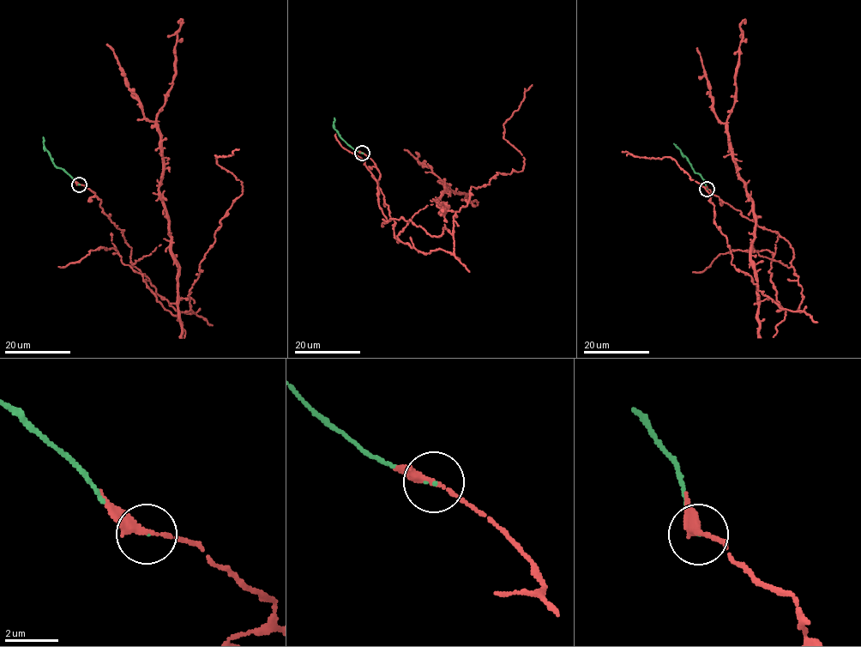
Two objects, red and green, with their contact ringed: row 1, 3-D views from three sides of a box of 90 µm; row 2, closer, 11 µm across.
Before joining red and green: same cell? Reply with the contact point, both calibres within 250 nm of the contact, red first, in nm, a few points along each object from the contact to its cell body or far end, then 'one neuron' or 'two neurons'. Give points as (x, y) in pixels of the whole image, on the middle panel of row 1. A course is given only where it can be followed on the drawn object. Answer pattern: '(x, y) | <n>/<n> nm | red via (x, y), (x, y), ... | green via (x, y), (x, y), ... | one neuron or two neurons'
(362, 153) | 260/50 nm | red via (362, 153), (380, 172), (397, 241), (418, 251), (452, 253), (454, 214), (436, 202), (443, 182), (472, 204) | green via (362, 153), (340, 137), (334, 128), (334, 117) | one neuron

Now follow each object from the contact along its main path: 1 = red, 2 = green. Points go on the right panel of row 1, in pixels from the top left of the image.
1: (707, 189), (790, 244), (801, 311), (758, 297), (752, 198), (727, 123), (744, 23)
2: (707, 189), (703, 178), (674, 143)

